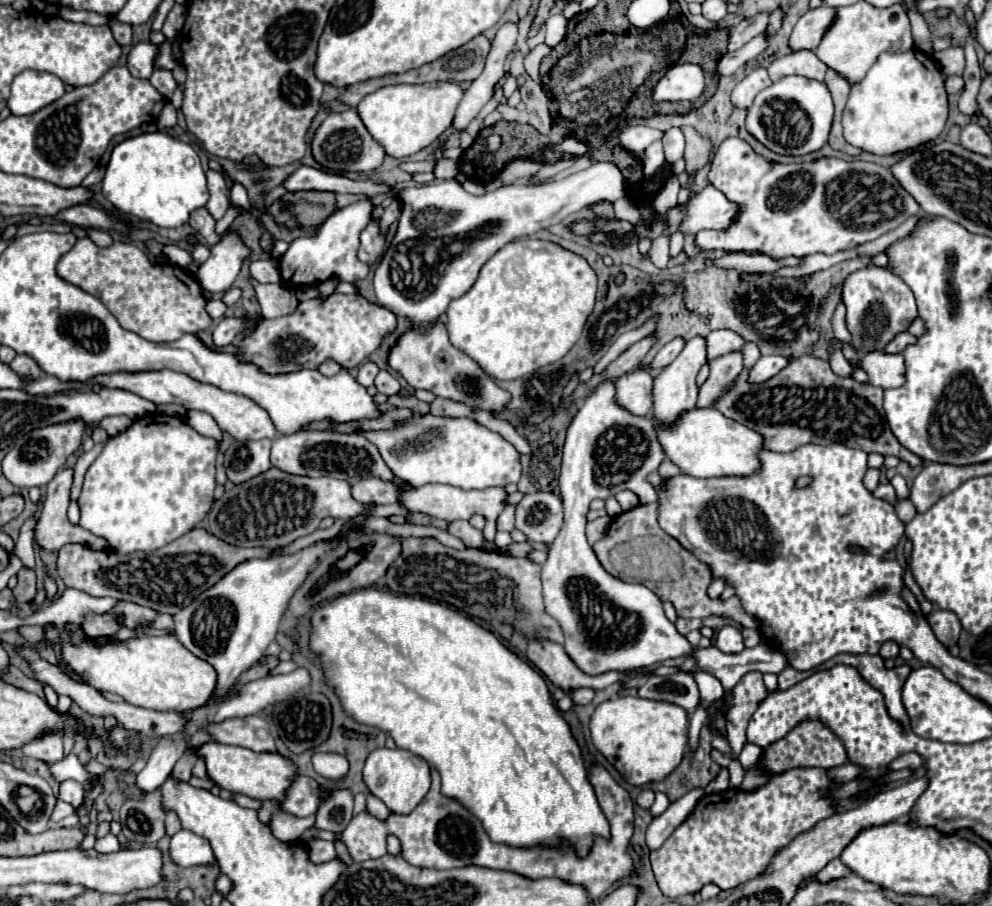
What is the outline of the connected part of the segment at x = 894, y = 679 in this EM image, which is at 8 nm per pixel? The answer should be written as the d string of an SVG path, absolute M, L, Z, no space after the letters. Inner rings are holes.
M839 653L839 655L835 655L833 659L829 659L827 663L823 663L817 669L830 669L833 665L851 665L851 667L857 667L861 677L885 695L885 705L887 705L889 715L893 719L897 719L903 725L903 729L907 729L907 731L911 729L909 717L907 717L905 707L901 703L901 689L903 689L903 683L907 681L907 677L911 673L909 665L887 669L879 655Z

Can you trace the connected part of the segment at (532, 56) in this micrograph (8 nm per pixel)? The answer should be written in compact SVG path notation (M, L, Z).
M539 43L535 49L531 49L531 53L525 57L525 71L539 83L539 63L545 55L551 53L551 47L545 45L545 43Z

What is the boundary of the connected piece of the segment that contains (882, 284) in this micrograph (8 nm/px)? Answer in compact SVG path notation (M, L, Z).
M867 265L865 269L859 269L851 273L843 283L841 293L845 307L847 307L847 325L853 335L853 349L859 353L867 351L883 351L885 345L901 331L907 331L909 323L917 317L917 305L913 291L899 279L897 275L891 275L885 267Z

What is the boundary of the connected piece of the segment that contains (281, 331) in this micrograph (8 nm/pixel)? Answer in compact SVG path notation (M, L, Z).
M335 293L327 303L311 303L311 299L301 301L299 307L279 319L263 319L251 335L243 339L241 345L241 359L251 359L251 363L263 367L267 373L279 373L279 371L299 371L299 367L319 367L323 359L335 359L341 367L353 369L361 365L381 343L387 335L391 335L397 329L397 317L375 303L369 303L361 295L341 295Z

